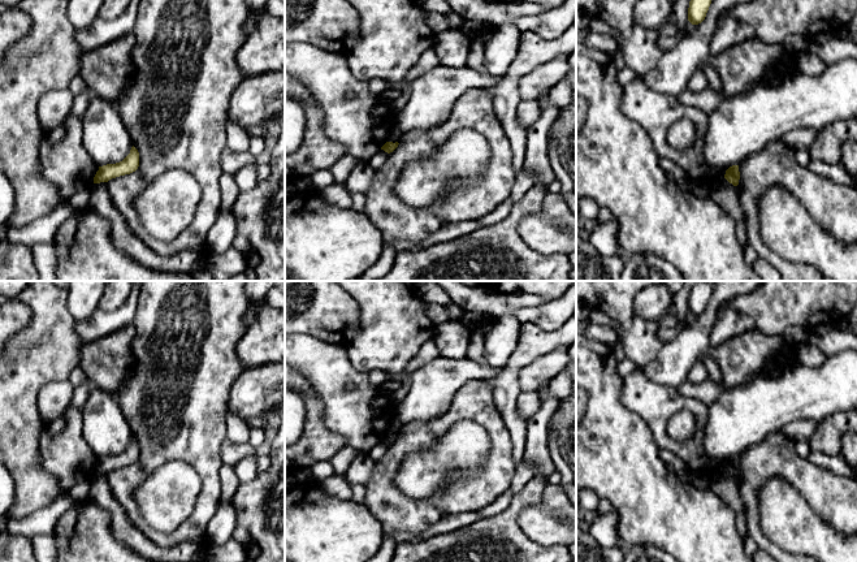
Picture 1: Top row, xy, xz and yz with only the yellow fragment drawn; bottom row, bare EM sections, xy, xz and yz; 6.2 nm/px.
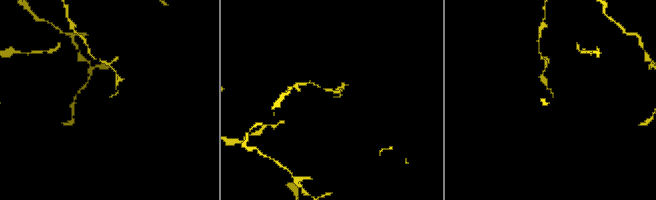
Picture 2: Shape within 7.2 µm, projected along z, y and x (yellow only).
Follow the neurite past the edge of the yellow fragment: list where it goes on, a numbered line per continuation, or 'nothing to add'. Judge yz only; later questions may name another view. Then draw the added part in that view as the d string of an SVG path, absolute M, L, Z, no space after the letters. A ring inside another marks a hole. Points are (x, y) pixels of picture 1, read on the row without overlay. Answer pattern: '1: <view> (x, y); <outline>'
nothing to add

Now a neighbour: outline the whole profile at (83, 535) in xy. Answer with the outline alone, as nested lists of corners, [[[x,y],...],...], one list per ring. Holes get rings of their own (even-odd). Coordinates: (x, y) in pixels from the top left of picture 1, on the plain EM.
[[[92,501],[74,505],[57,520],[56,562],[155,562],[121,544],[109,527],[109,515]]]

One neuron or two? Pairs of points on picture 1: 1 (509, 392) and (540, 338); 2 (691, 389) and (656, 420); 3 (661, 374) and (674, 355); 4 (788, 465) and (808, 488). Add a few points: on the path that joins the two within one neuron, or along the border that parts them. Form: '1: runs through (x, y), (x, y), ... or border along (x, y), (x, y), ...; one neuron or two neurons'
1: runs through (509, 379), (513, 367), (527, 351); one neuron
2: border along (675, 388), (682, 394), (693, 397), (708, 406); two neurons
3: runs through (665, 370), (674, 359); one neuron
4: runs through (793, 470), (806, 483); one neuron

